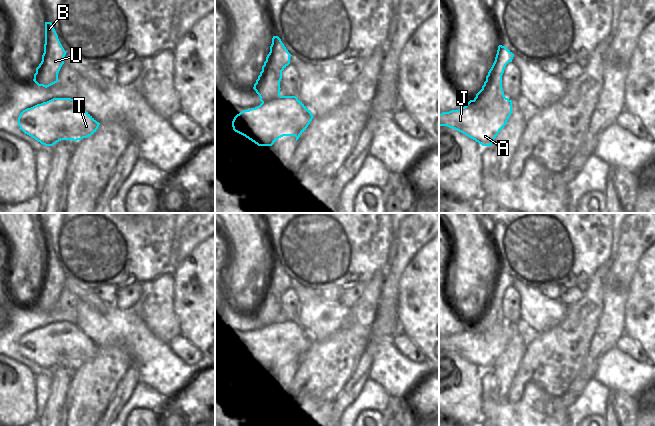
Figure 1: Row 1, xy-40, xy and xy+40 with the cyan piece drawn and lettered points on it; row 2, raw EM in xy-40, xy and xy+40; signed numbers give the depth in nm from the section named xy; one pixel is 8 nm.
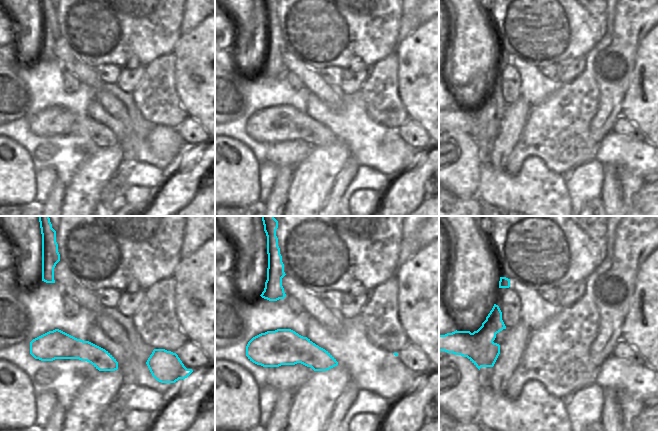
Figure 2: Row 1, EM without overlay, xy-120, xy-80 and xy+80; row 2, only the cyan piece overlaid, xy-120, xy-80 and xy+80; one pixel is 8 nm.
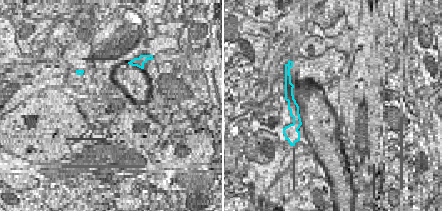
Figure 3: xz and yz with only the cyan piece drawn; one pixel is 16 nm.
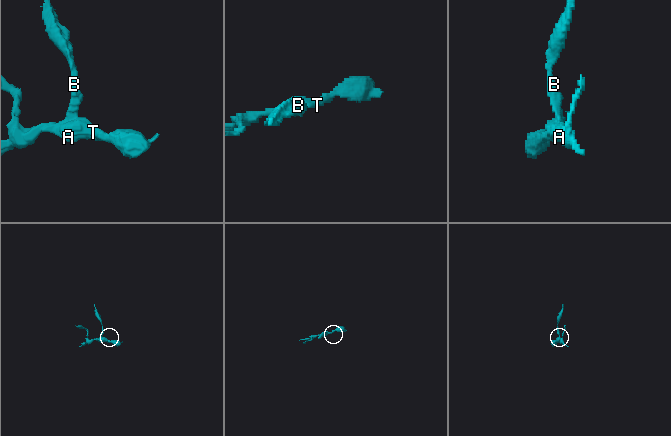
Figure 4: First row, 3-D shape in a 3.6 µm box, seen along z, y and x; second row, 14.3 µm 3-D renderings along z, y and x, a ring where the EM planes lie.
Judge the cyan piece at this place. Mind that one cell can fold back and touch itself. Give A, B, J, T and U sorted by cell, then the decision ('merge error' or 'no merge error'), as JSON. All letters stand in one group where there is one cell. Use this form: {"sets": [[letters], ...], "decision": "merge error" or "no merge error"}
{"sets": [["A", "J", "T"], ["B", "U"]], "decision": "merge error"}

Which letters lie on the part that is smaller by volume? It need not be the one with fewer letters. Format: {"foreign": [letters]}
{"foreign": ["B", "U"]}

